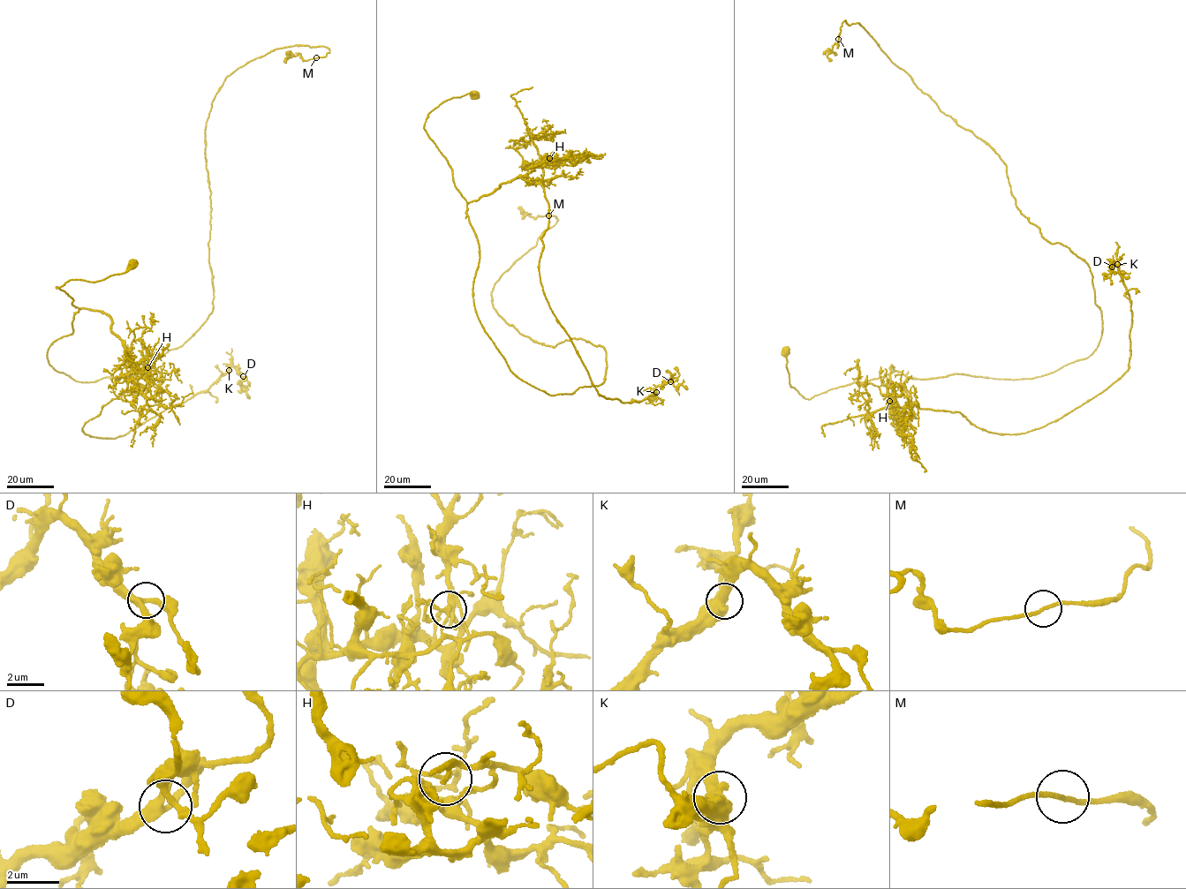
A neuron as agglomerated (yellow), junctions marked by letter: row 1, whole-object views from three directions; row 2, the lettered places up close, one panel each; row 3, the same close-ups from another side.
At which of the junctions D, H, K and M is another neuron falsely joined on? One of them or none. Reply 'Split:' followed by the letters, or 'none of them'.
Split: H

